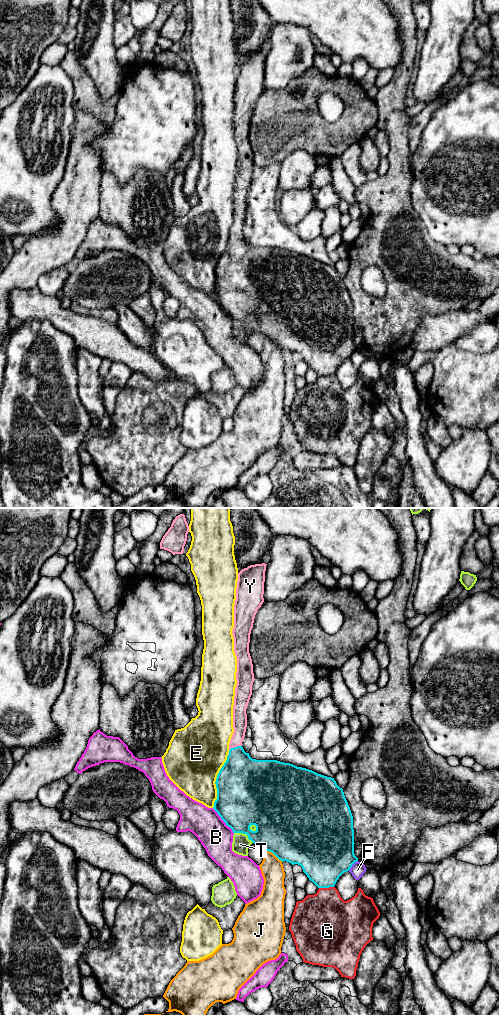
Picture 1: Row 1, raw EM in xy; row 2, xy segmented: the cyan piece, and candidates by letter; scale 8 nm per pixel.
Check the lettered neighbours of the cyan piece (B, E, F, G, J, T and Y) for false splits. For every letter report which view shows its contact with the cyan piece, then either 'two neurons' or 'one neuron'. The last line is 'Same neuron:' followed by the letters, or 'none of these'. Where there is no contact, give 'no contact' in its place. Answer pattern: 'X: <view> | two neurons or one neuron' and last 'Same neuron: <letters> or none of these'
B: xy | two neurons
E: xy | two neurons
F: xy | two neurons
G: xy | two neurons
J: xy | two neurons
T: xy | two neurons
Y: xy | one neuron
Same neuron: Y

